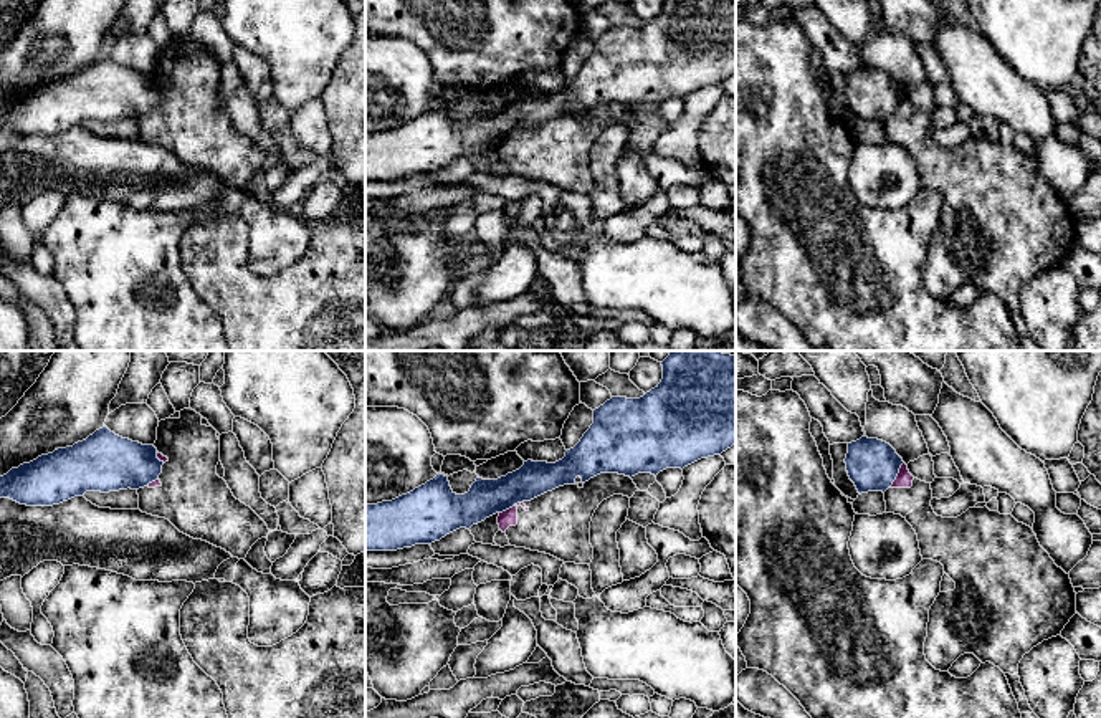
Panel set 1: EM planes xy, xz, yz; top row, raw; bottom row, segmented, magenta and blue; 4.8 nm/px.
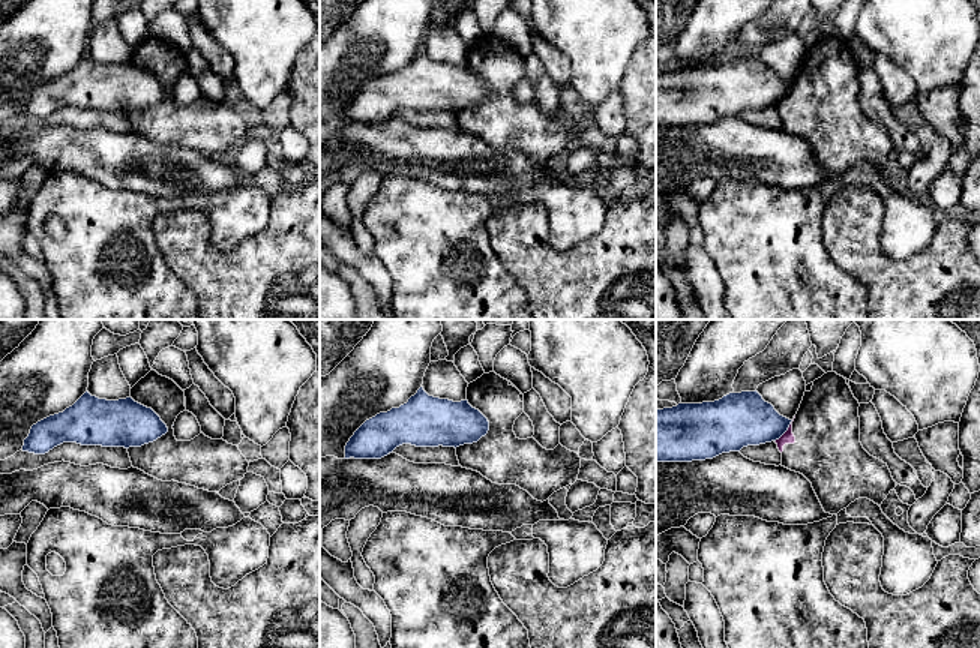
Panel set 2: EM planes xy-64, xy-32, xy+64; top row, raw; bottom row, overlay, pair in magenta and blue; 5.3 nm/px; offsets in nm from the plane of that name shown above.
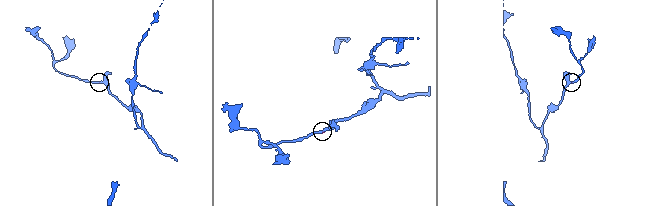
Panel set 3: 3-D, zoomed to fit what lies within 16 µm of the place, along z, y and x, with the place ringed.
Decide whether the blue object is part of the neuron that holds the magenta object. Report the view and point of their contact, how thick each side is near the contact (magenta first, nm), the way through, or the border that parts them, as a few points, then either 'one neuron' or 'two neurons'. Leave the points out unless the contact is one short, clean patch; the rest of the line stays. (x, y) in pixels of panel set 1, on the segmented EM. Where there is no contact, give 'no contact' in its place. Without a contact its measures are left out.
meets magenta in yz at (898, 473); 80 nm thick on the magenta side, 240 nm on the other; border along yz (903, 462), (890, 485); two neurons

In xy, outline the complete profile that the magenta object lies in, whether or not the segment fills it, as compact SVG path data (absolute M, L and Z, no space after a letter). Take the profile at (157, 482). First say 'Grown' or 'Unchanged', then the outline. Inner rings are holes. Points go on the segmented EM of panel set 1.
Grown. M192 409L175 412L165 420L159 422L157 458L164 463L162 473L152 483L137 490L139 510L142 513L169 519L180 533L207 541L217 548L225 549L233 558L245 559L251 546L269 534L266 523L245 503L236 500L228 488L226 481L217 475L217 465L220 462L220 433Z

